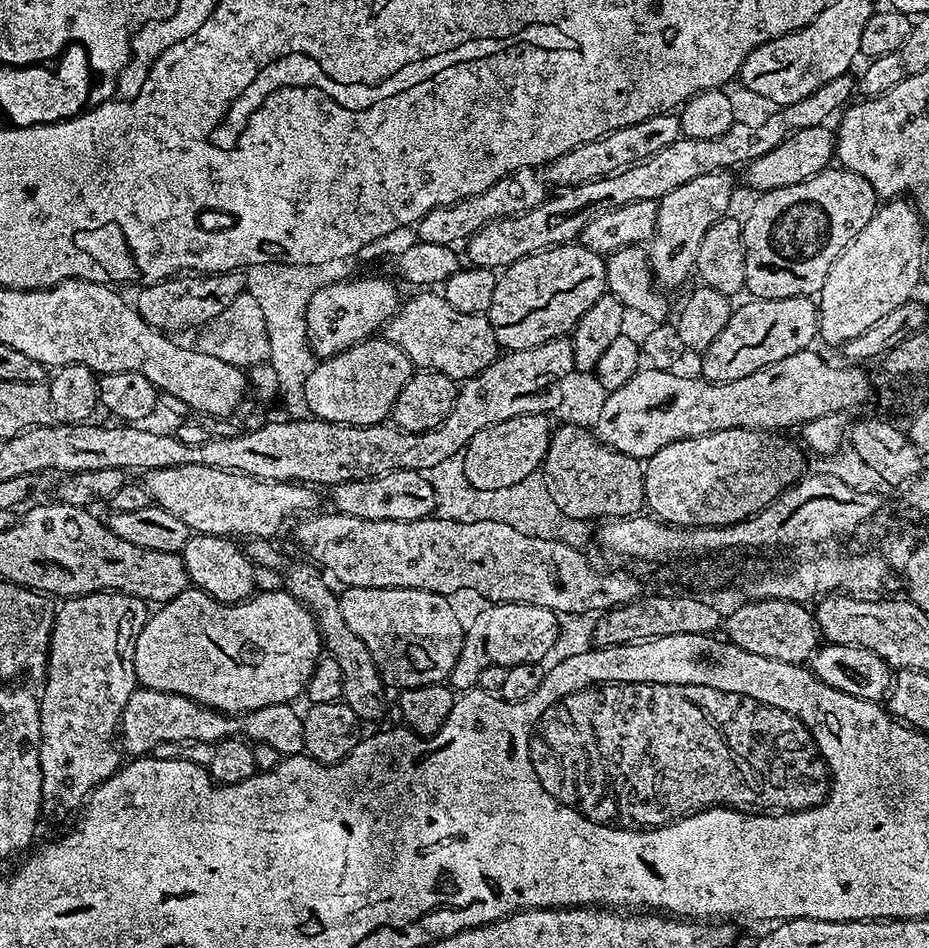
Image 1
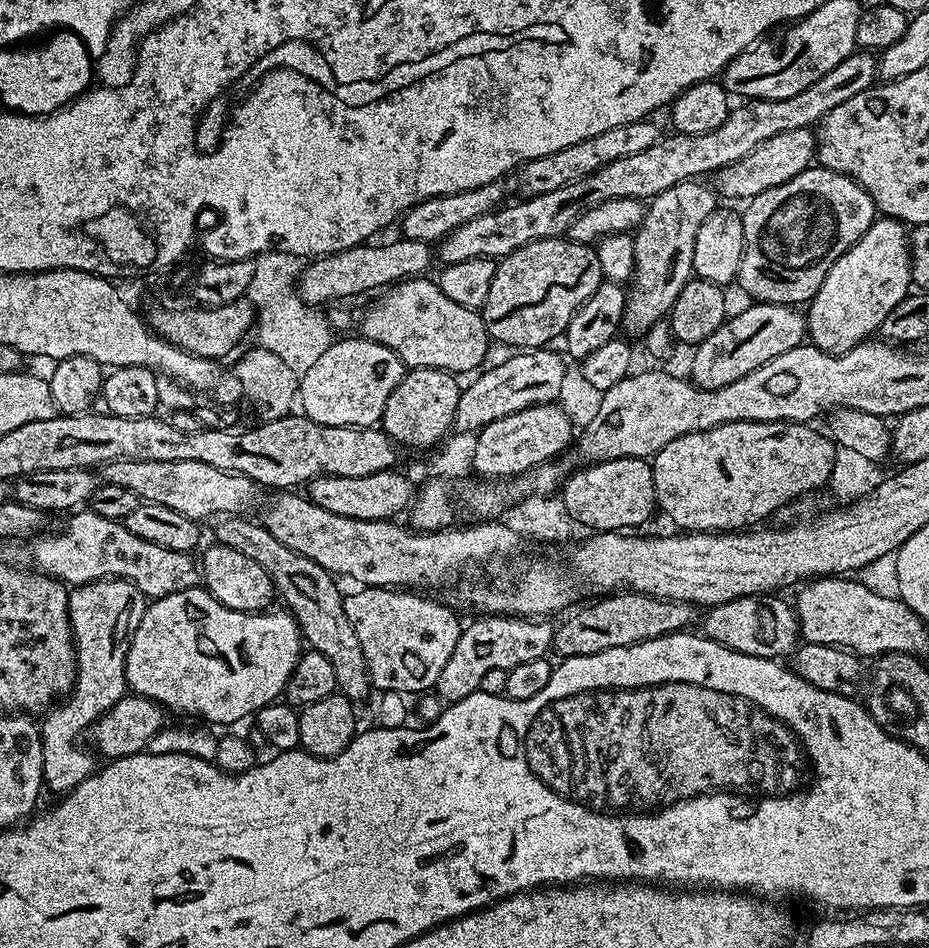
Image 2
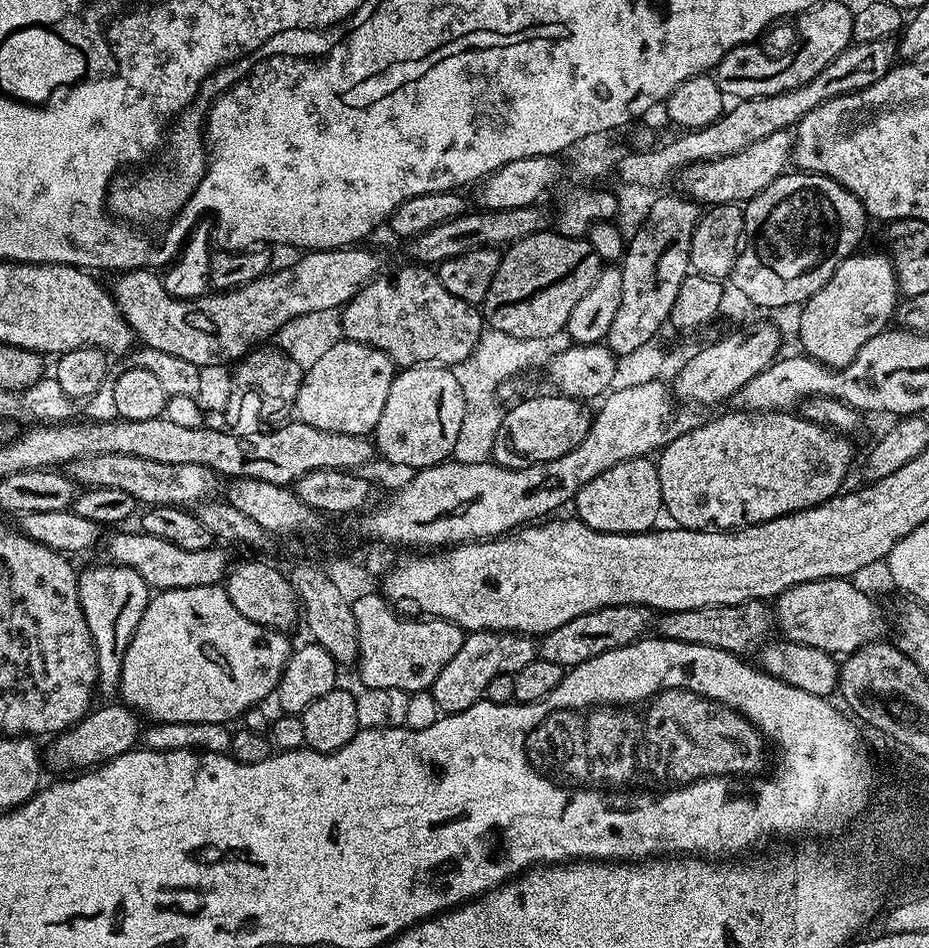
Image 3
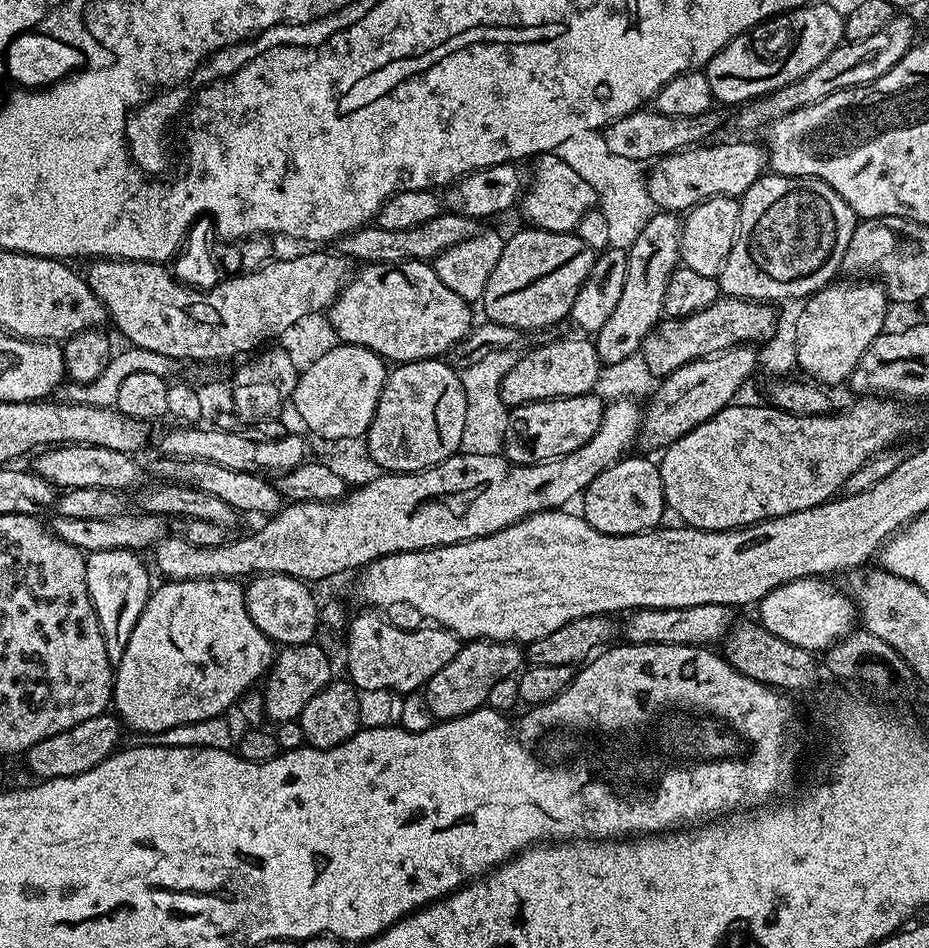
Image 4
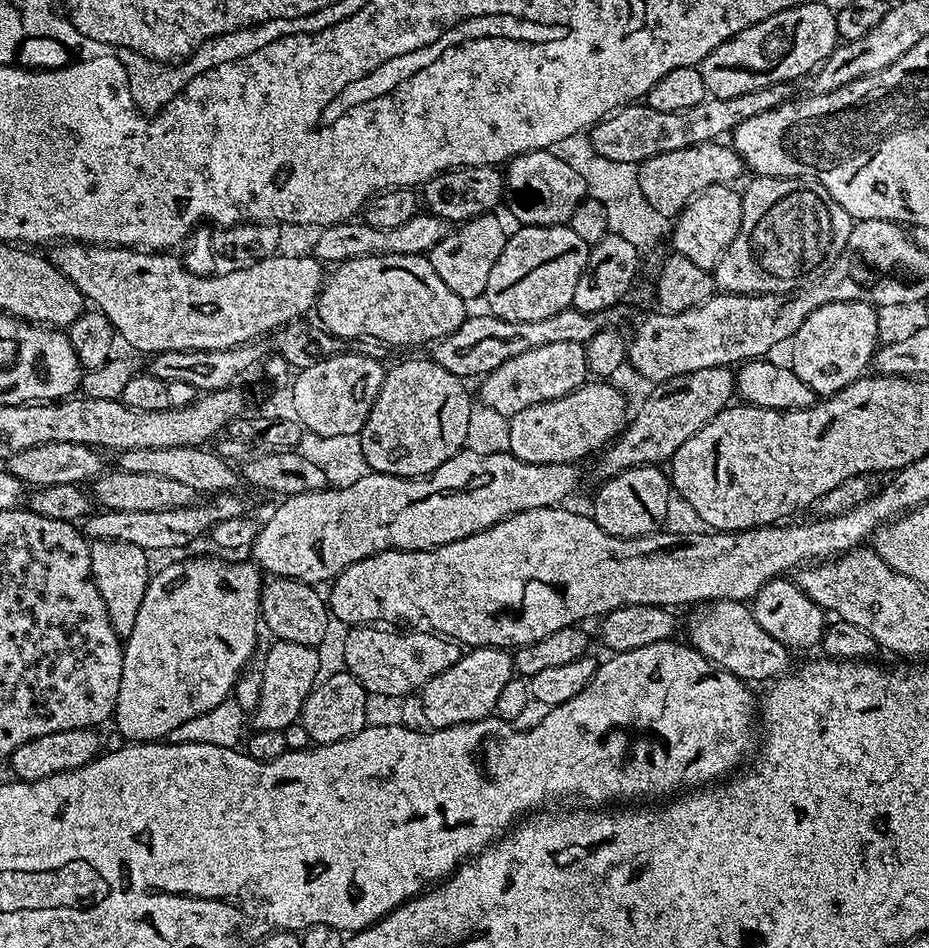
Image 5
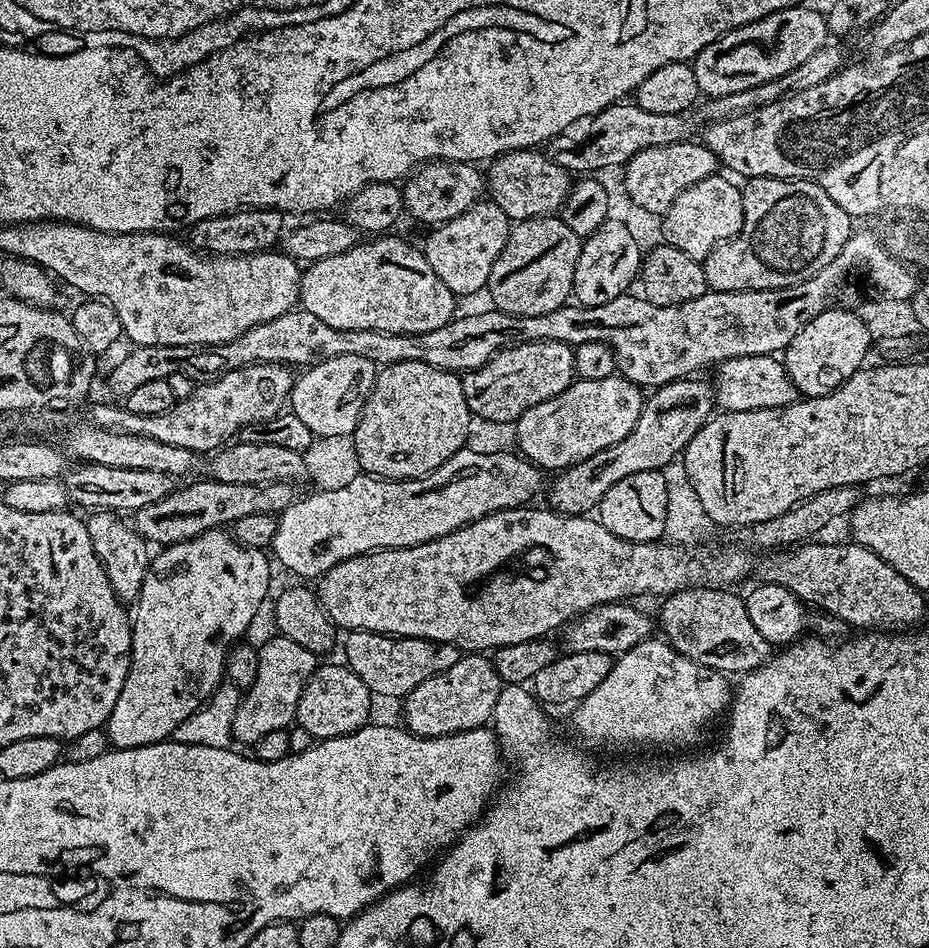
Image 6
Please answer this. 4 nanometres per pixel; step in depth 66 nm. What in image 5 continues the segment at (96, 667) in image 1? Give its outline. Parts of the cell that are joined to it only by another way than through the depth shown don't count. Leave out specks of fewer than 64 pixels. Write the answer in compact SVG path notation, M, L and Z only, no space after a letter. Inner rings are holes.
M91 541L92 577L98 586L98 594L102 594L102 602L106 604L106 610L110 614L110 622L122 638L128 637L130 630L134 630L134 618L138 618L138 606L142 606L142 598L146 594L146 586L150 579L148 560L149 553L138 546L130 546L130 542Z

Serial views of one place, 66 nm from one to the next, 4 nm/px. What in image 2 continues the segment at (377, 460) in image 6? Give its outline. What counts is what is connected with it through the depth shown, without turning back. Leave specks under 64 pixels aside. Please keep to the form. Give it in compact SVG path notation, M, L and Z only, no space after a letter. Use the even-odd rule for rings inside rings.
M414 368L405 371L402 382L394 386L394 394L386 398L382 427L397 445L408 448L432 448L453 431L462 391L457 377L440 368Z

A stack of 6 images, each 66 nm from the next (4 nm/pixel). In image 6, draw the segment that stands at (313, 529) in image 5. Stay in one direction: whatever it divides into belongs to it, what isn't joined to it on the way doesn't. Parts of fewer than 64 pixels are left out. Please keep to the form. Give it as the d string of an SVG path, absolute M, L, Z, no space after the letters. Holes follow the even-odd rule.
M467 446L433 472L417 476L415 480L381 480L378 476L361 474L342 490L313 490L309 496L301 495L293 500L285 512L279 513L270 552L275 563L279 567L281 564L286 571L296 576L319 578L338 566L338 562L346 562L355 556L381 552L384 548L413 548L442 538L478 518L486 518L492 512L531 505L544 484L540 476L543 476L541 469L515 451L484 453Z

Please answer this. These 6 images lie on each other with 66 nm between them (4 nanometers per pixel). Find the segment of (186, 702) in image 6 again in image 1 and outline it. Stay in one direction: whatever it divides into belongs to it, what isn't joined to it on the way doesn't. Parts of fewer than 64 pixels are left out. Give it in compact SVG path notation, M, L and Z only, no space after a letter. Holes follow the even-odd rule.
M192 586L168 603L159 605L155 611L139 625L134 636L136 645L132 661L137 685L185 696L225 714L247 714L262 706L292 704L295 696L305 691L310 674L322 655L316 619L283 590L260 590L239 604L222 604Z

